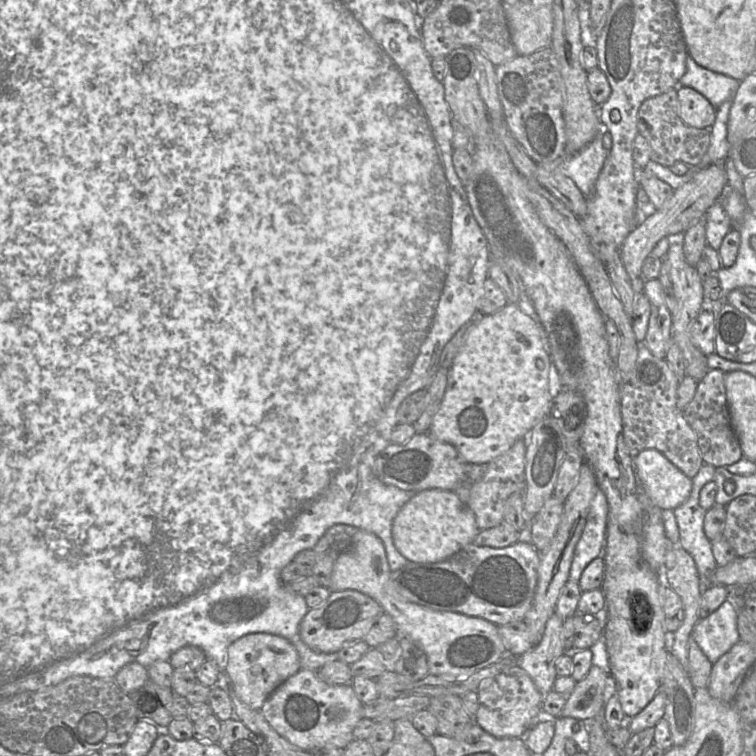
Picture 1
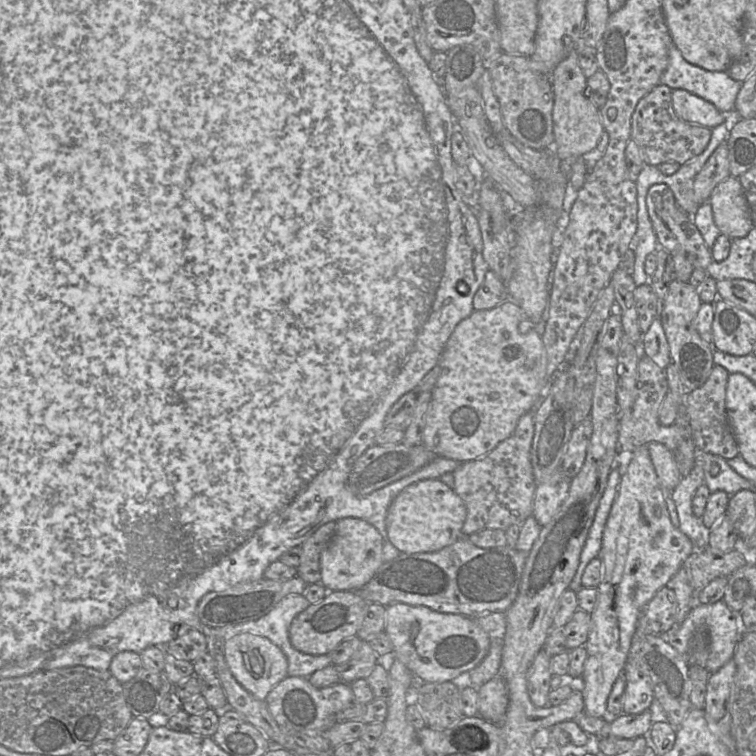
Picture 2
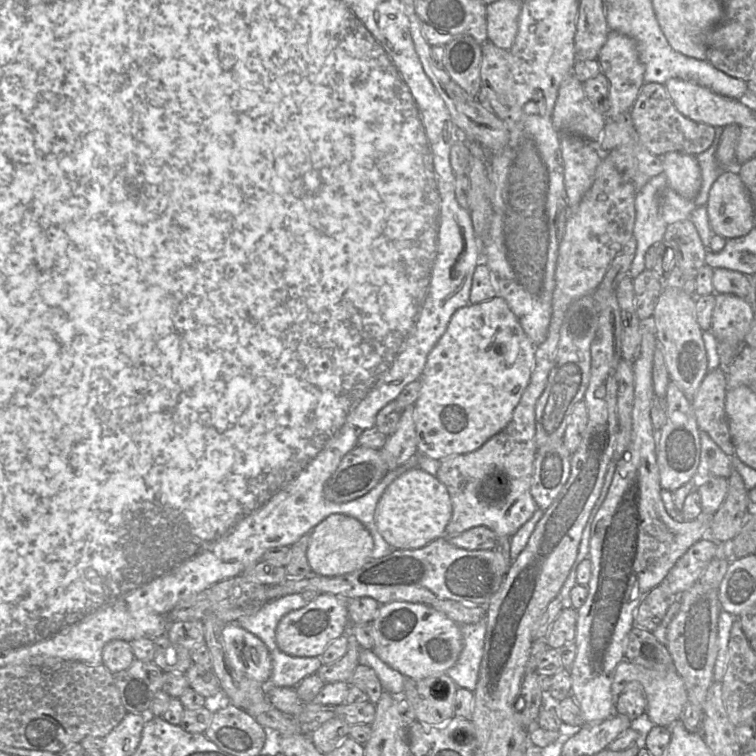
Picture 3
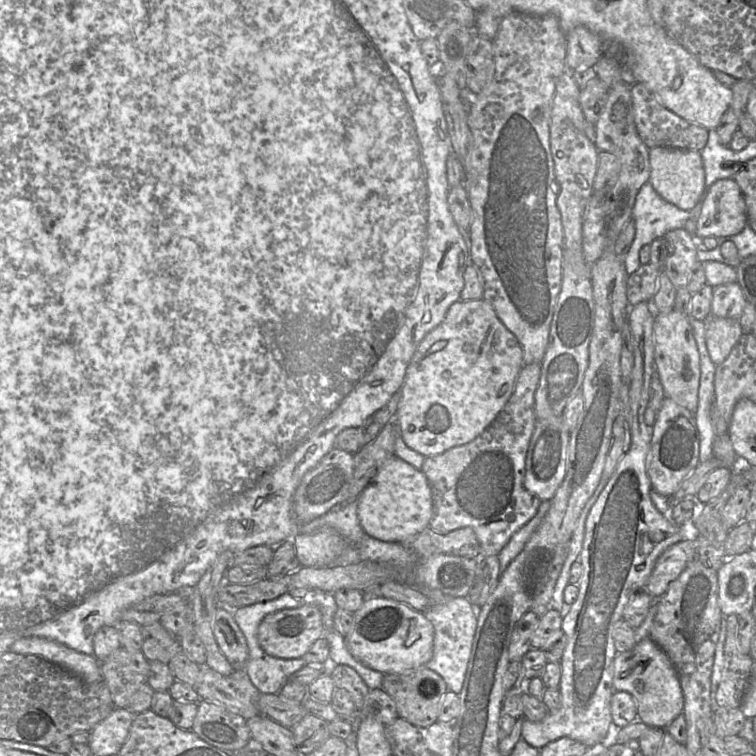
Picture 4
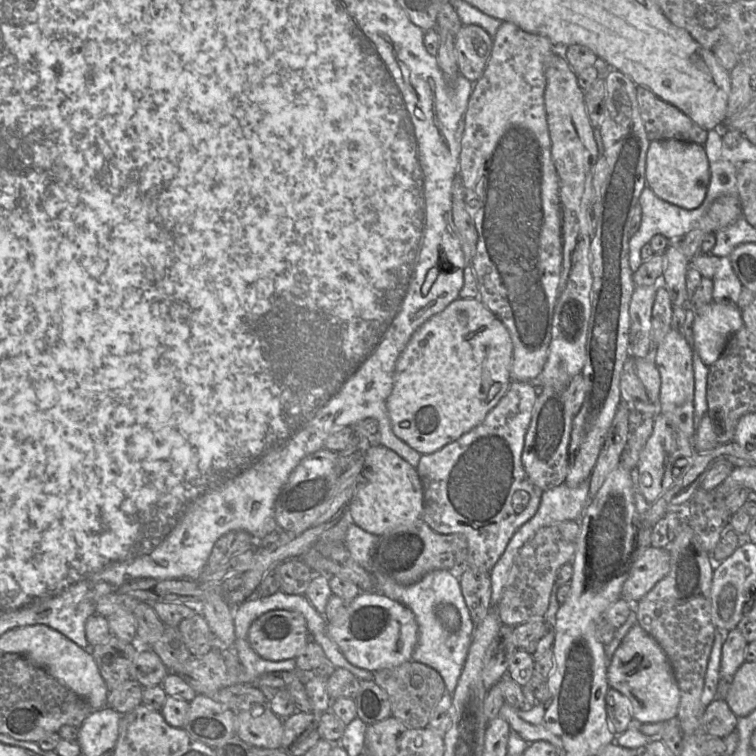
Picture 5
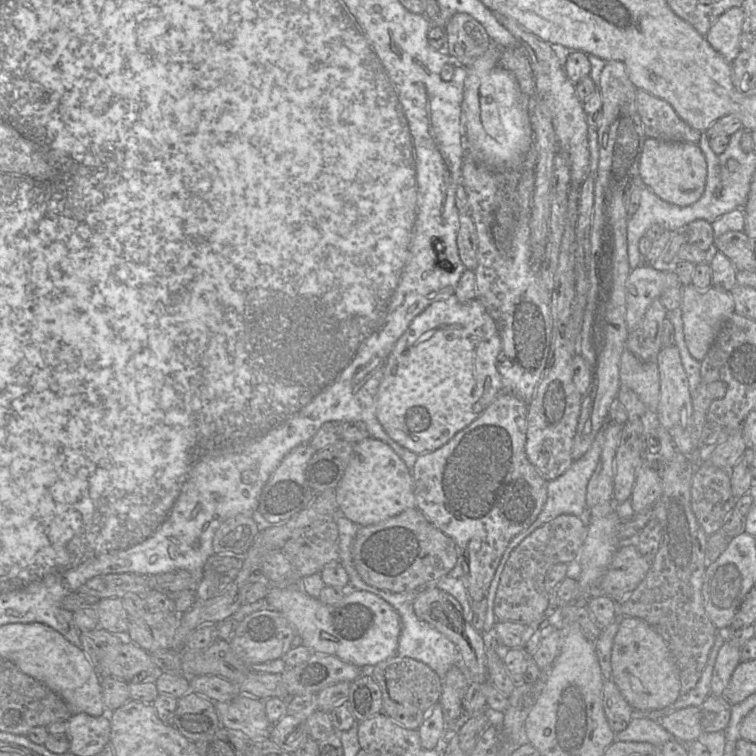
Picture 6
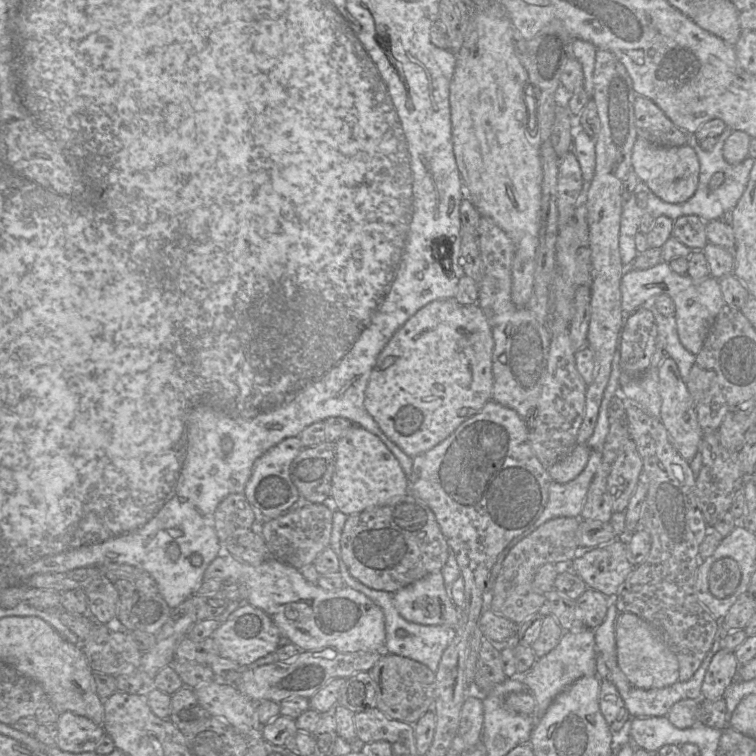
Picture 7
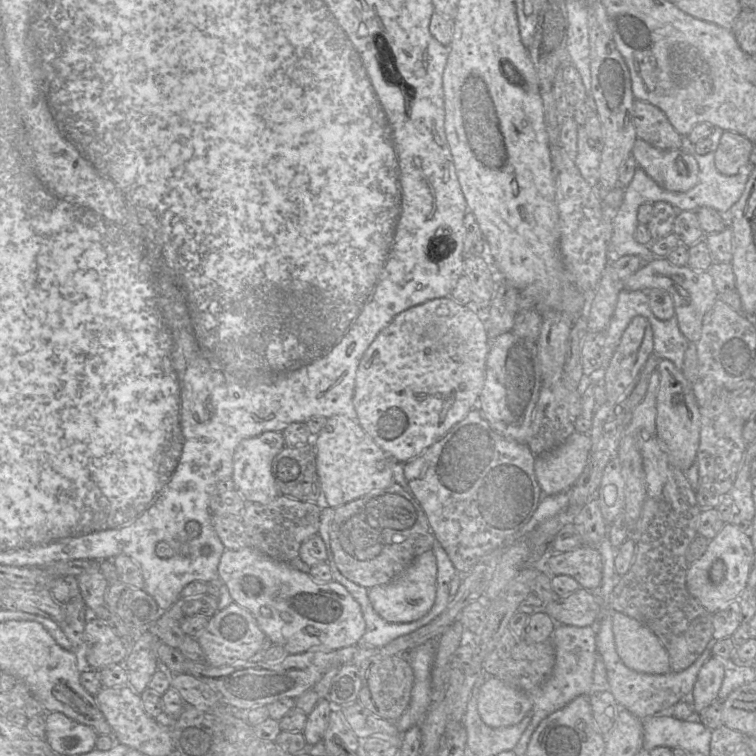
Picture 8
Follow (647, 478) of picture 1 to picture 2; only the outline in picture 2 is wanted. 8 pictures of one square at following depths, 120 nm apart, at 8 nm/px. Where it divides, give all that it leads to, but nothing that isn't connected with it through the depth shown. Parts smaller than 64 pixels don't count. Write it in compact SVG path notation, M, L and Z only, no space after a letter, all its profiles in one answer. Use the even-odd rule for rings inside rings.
M653 441L647 444L658 482L662 489L670 493L683 478L673 453L663 444Z

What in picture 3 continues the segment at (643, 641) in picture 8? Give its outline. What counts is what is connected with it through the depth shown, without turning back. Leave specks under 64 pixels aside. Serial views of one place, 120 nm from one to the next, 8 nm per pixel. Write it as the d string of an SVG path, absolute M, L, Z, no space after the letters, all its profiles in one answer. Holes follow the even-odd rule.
M624 659L615 670L611 687L614 698L617 698L633 681L639 682L644 689L647 699L646 716L652 725L671 727L674 722L680 719L688 703L688 696L684 681L677 671L659 672Z

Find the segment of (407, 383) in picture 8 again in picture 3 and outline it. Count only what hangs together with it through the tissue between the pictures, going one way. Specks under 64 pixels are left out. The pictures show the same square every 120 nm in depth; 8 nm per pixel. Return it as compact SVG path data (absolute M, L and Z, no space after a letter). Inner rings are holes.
M496 296L459 308L430 352L420 378L421 390L413 405L418 453L441 461L452 455L479 449L504 429L529 384L536 349L537 345L525 333L505 299Z

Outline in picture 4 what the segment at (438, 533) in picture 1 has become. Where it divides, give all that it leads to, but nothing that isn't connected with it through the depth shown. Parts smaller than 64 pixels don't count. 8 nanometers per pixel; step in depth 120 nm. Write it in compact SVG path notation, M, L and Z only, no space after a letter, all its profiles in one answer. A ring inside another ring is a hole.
M396 455L384 463L357 501L364 532L386 542L403 542L417 535L429 527L433 515L432 492L425 474Z

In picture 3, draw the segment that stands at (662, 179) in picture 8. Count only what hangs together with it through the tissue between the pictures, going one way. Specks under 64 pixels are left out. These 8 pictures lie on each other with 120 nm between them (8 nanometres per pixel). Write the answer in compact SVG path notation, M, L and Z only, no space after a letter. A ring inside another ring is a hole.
M680 152L661 155L668 185L680 196L695 199L702 186L701 169L696 156Z

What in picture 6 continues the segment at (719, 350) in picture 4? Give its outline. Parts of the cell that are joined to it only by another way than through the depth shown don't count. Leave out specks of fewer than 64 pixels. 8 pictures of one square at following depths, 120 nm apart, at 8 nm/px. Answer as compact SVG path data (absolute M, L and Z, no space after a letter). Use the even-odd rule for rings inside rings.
M690 284L682 288L680 310L686 346L694 359L702 361L724 320L735 312L734 300L730 291L725 289L711 285L705 290L698 290L693 284Z

